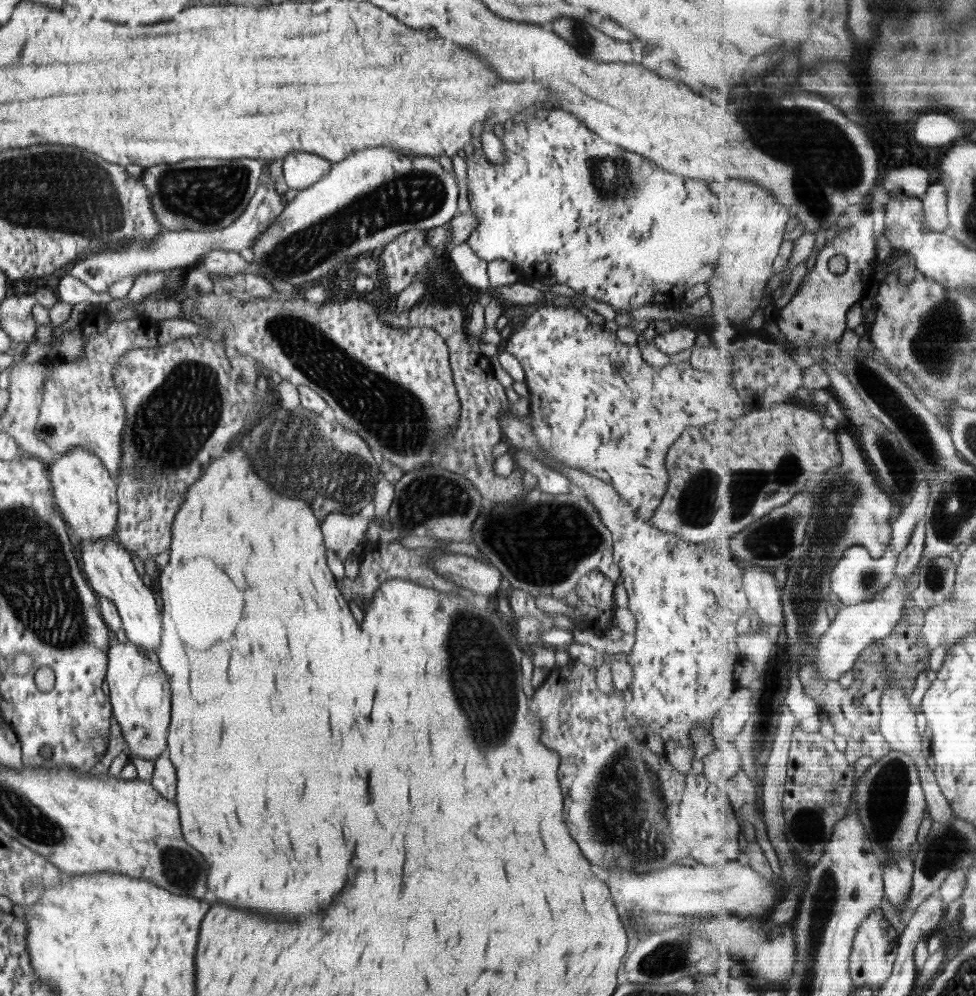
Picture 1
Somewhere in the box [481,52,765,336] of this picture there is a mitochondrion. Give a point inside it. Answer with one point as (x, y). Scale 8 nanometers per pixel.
(613, 179)

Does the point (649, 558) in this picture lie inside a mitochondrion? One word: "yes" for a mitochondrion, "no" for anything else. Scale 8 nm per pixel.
no

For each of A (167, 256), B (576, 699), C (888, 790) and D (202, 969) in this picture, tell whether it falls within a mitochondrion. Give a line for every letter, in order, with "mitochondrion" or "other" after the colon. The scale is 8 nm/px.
A: other
B: other
C: mitochondrion
D: other

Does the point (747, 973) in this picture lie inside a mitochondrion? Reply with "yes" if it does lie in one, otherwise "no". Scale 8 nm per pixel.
no

